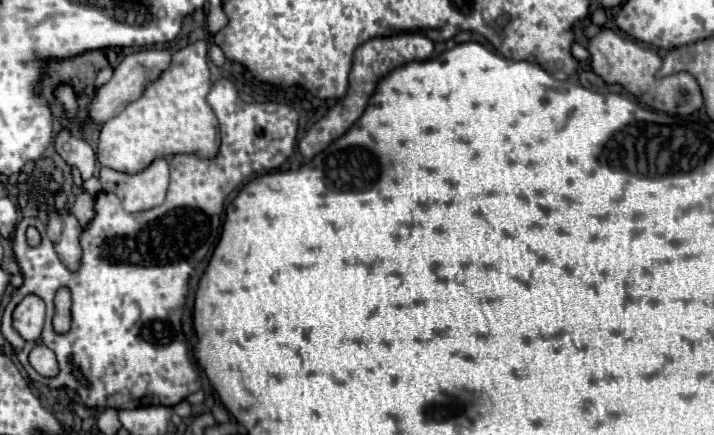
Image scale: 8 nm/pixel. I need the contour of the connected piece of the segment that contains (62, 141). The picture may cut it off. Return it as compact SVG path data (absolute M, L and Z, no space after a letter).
M60 133L56 137L56 151L68 165L76 165L82 173L82 179L90 179L96 165L96 155L92 147L80 139L72 139L70 133Z

